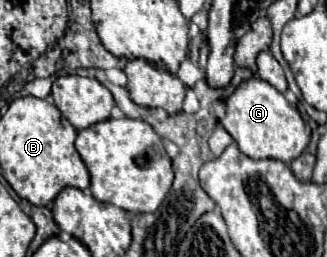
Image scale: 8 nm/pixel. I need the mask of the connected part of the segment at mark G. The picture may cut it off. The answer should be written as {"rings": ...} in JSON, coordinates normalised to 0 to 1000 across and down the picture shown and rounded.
{"rings":[[[789,300],[746,315],[691,385],[691,447],[673,479],[716,533],[734,588],[771,619],[844,619],[893,634],[948,556],[948,494],[930,479],[917,432],[893,416],[850,346]]]}

